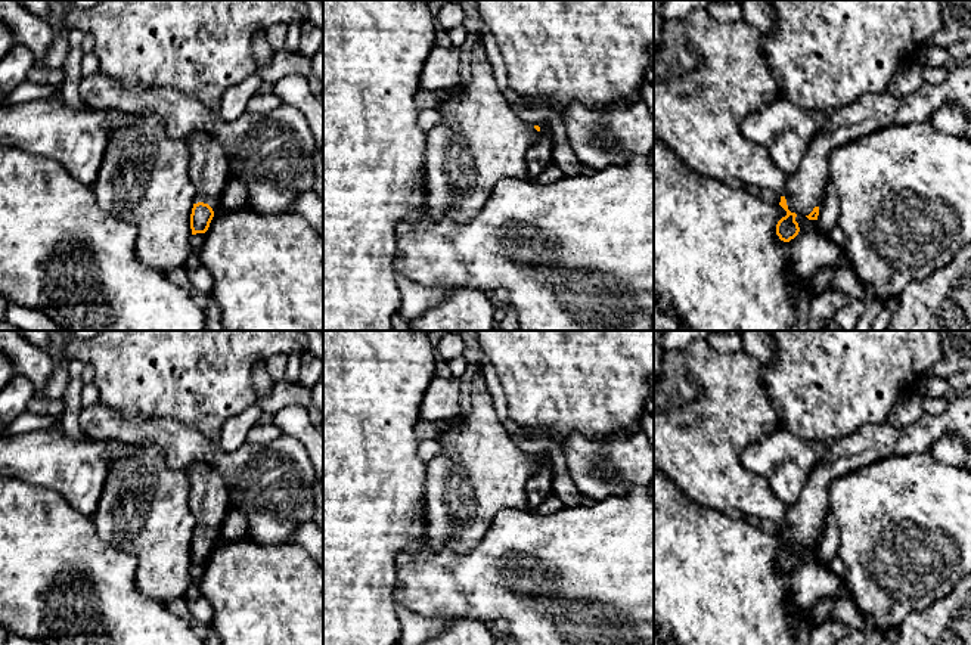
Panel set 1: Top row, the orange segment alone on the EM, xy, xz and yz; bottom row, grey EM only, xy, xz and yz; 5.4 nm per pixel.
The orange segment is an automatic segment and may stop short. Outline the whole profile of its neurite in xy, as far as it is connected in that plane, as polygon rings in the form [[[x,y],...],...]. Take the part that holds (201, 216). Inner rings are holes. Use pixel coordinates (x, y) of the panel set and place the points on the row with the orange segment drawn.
[[[207,134],[186,139],[190,149],[189,177],[196,189],[190,214],[192,235],[205,233],[220,211],[221,193],[229,182],[229,159],[220,142]]]

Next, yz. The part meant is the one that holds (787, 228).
[[[971,58],[958,62],[956,68],[949,71],[941,84],[931,86],[924,83],[915,93],[902,97],[887,92],[863,94],[850,106],[829,114],[826,124],[810,140],[810,148],[804,154],[803,164],[787,179],[787,195],[781,196],[779,202],[787,211],[787,215],[776,224],[776,235],[779,239],[789,242],[798,235],[800,227],[795,221],[797,215],[818,220],[819,207],[825,199],[825,186],[829,182],[828,156],[835,148],[890,125],[931,123],[934,114],[947,103],[956,105],[965,117],[971,115]]]

